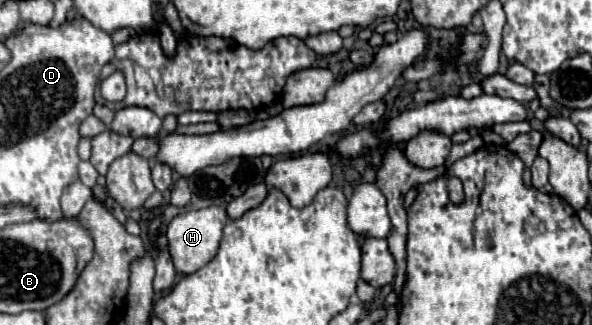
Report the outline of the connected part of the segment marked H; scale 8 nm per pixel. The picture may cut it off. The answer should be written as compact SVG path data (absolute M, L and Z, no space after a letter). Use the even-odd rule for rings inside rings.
M204 207L204 209L180 213L168 223L168 229L166 229L168 251L172 255L174 269L180 275L196 273L200 267L204 267L216 255L216 247L222 239L222 229L224 229L226 221L228 221L228 215L222 207Z

